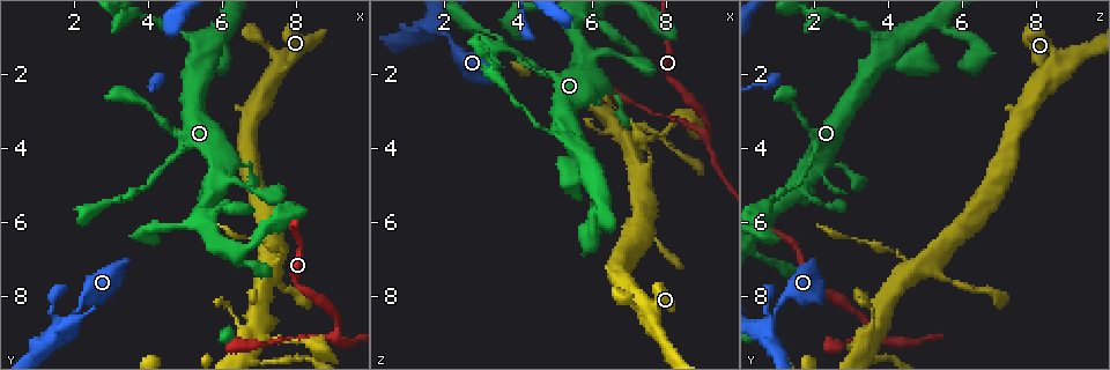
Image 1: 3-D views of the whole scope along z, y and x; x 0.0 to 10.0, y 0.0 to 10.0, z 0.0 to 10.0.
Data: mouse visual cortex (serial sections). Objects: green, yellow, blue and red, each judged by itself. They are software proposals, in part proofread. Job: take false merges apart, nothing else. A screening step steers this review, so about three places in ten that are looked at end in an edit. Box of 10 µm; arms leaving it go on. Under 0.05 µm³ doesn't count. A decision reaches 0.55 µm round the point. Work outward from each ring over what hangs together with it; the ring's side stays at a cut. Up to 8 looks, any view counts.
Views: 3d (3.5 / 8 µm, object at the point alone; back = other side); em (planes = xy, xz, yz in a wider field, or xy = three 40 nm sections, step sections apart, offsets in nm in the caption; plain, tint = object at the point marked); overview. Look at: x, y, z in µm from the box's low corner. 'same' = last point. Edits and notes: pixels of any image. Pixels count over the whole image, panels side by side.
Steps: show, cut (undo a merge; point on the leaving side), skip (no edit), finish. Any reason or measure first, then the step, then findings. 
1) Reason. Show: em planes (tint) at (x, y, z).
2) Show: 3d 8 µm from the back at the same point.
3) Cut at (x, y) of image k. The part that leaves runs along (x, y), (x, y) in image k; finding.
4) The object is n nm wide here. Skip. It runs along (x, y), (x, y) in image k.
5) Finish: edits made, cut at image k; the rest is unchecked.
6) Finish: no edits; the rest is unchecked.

Sharp bend. Show: 3d 8 µm at (9.05, 8.95, 3.55).

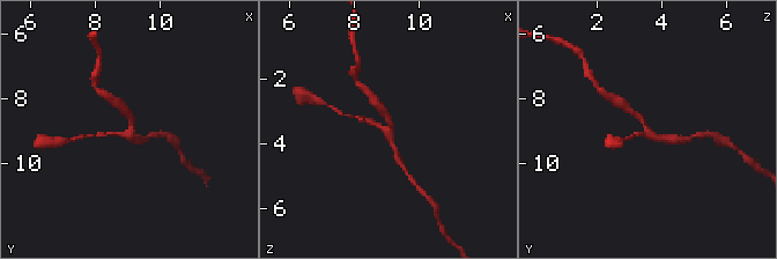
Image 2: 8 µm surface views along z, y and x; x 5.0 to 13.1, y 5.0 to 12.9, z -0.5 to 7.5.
Closer look. Show: 3d 3.5 µm from the back at the same point.

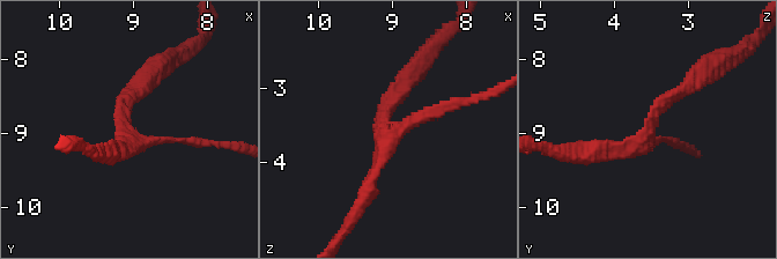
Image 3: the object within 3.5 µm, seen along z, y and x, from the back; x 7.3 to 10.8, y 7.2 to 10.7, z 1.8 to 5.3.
3 arms meet here; the arms are 100, 200, 250 nm wide; shape alone is not enough. Show: em xy step 1 (tint) at (9.10, 8.90, 3.50).

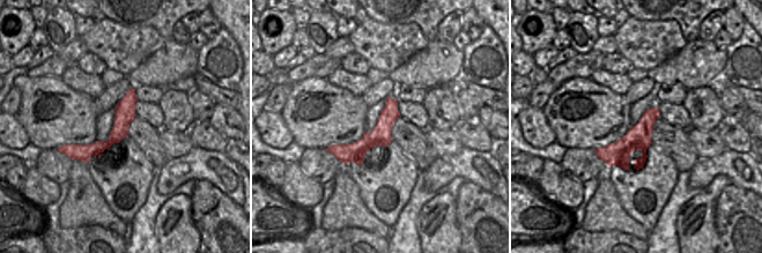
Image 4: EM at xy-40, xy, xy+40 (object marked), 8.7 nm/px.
The object is 180 nm wide here. Skip. It runs along (132, 91), (108, 143), (65, 149) in image 4; all the same cell.

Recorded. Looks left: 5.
Sudden change in width. Show: 3d 3.5 µm from the back at (5.00, 0.95, 3.60).

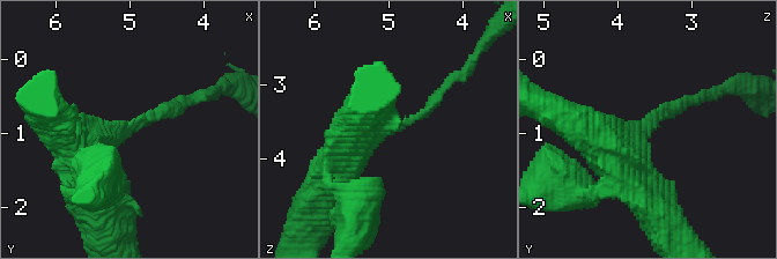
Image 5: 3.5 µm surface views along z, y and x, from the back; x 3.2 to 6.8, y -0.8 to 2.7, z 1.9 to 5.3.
The arms are 150, 450 nm wide; now the EM. Show: em xy step 1 (tint) at (4.95, 0.90, 3.55).

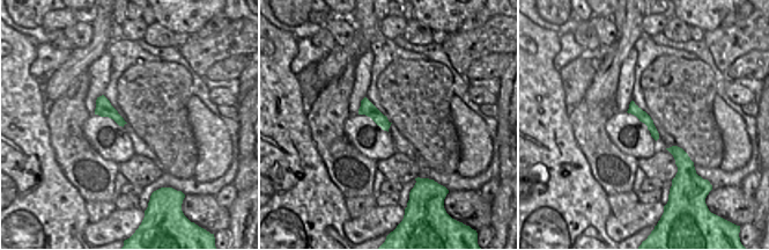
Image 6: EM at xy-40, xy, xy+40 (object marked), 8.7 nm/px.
Skip. It runs along (96, 185), (113, 135), (185, 100) in image 5; one cell here.

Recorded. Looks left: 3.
Two arms at a narrow angle. Show: 3d 8 µm at (7.30, 2.30, 8.25).

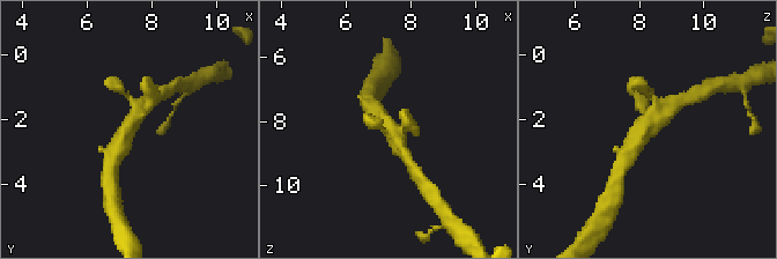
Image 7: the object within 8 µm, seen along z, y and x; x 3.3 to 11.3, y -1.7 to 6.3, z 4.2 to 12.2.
Need the tissue. Show: em planes (tint) at the same point.

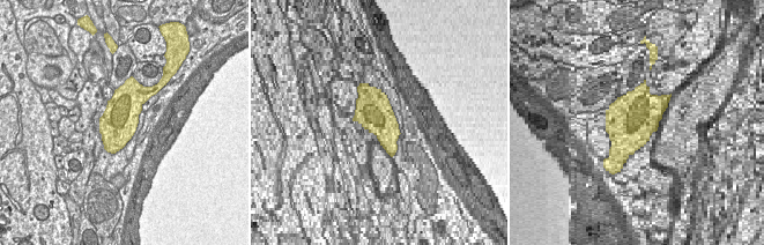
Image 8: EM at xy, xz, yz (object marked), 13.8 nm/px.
The object is 500 nm wide here. Skip. It runs along (150, 106), (130, 124), (116, 153) in image 7; all the same cell.

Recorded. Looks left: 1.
Finish: no edits; the rest is unchecked.

